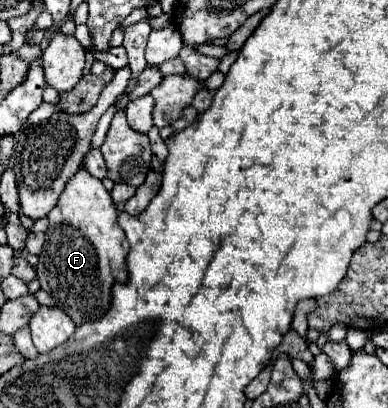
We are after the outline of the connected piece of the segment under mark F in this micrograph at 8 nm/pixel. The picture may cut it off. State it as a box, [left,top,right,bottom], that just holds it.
[36,167,128,323]

